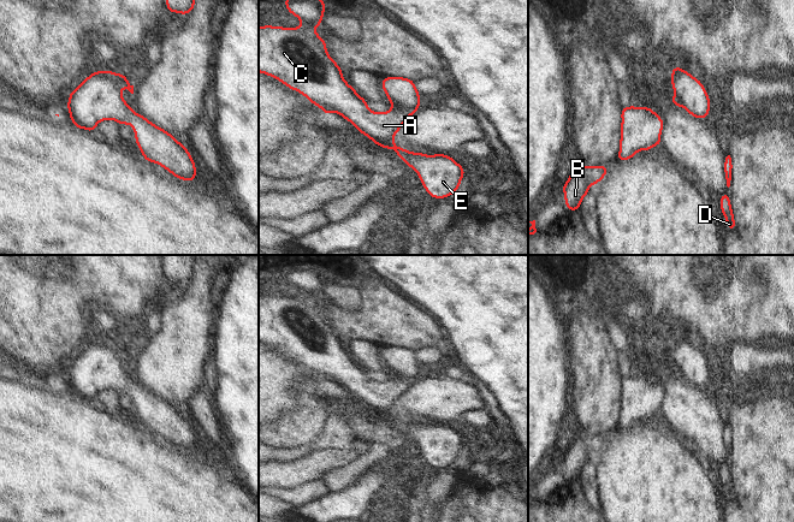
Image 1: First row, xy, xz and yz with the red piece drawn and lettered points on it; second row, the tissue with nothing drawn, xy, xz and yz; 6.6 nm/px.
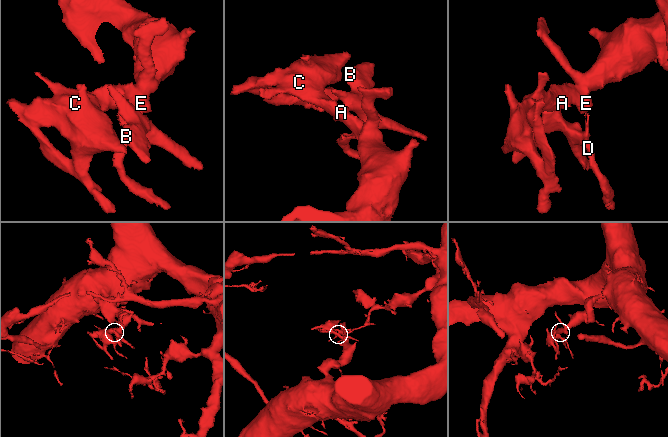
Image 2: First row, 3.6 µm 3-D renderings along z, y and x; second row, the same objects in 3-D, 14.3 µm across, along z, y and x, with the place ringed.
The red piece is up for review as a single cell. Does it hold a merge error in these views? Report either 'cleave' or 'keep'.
keep

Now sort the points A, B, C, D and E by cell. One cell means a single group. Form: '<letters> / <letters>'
A B C D E

